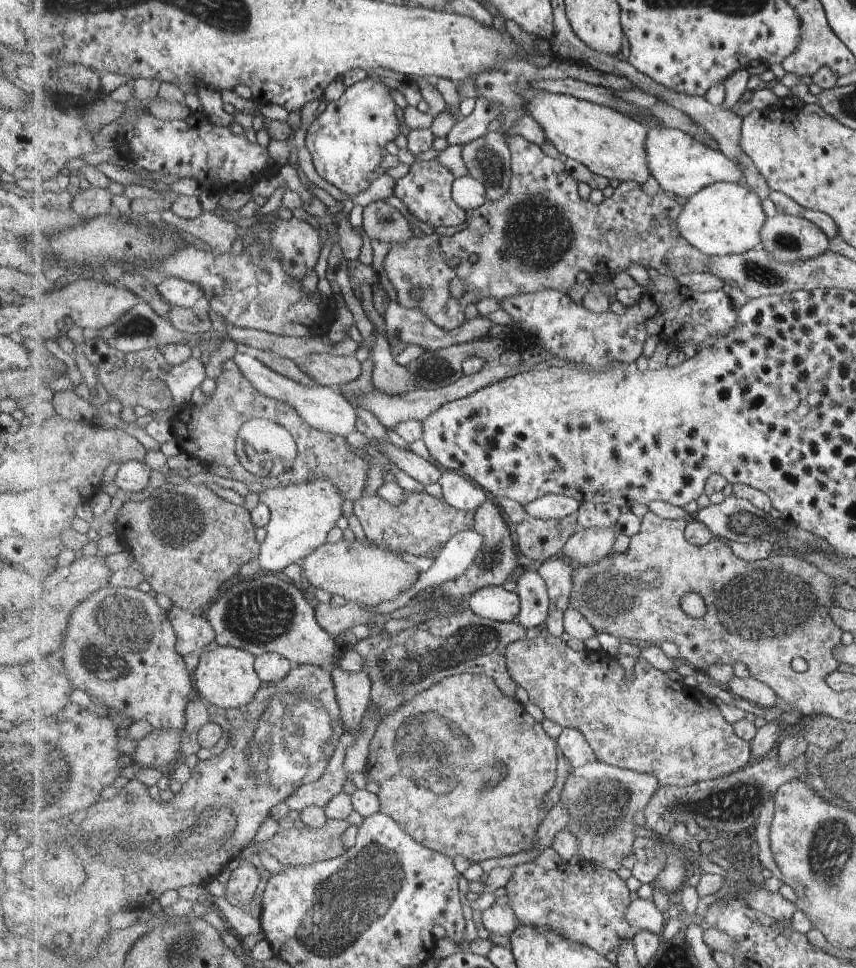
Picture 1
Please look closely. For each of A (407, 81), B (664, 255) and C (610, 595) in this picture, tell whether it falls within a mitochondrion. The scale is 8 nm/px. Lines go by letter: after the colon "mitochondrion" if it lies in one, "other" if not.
A: other
B: other
C: mitochondrion

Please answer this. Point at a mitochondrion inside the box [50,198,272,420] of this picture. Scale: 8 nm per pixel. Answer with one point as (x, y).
(139, 326)

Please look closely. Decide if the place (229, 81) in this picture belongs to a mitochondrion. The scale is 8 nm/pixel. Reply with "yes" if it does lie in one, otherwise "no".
no

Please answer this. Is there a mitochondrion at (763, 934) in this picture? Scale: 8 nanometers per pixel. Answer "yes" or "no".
no

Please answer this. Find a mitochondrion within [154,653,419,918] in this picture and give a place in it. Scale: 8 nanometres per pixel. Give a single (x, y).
(304, 723)

